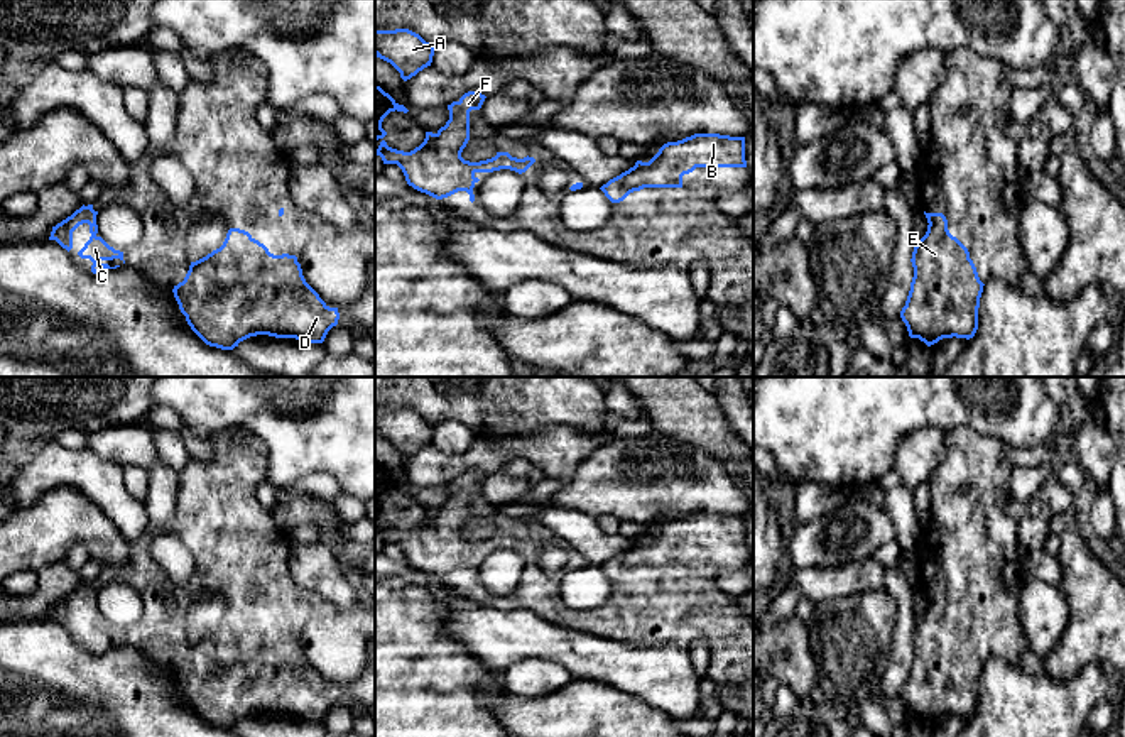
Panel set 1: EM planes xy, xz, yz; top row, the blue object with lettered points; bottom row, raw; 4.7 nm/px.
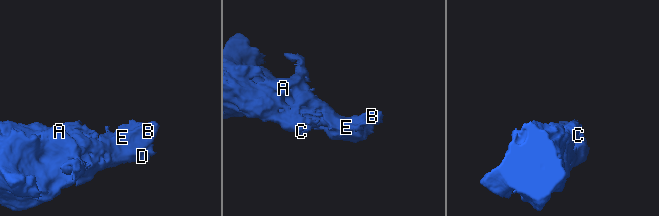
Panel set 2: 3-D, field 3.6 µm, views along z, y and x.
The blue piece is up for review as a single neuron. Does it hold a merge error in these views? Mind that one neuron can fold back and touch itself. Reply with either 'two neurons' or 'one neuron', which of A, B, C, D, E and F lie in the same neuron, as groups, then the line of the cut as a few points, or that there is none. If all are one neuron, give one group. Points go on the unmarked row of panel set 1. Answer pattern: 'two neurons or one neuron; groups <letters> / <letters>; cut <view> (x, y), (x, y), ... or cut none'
one neuron; groups A B C D E F; cut none

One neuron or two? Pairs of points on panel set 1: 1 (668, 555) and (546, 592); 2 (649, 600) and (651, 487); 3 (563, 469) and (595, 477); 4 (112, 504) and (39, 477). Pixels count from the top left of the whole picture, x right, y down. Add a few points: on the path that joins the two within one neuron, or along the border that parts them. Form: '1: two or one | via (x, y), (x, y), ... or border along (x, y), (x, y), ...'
1: one | via (641, 587), (608, 619), (575, 619)
2: two | border along (703, 511), (664, 523)
3: two | border along (603, 445), (565, 484)
4: one | via (93, 485), (83, 475), (58, 475)

